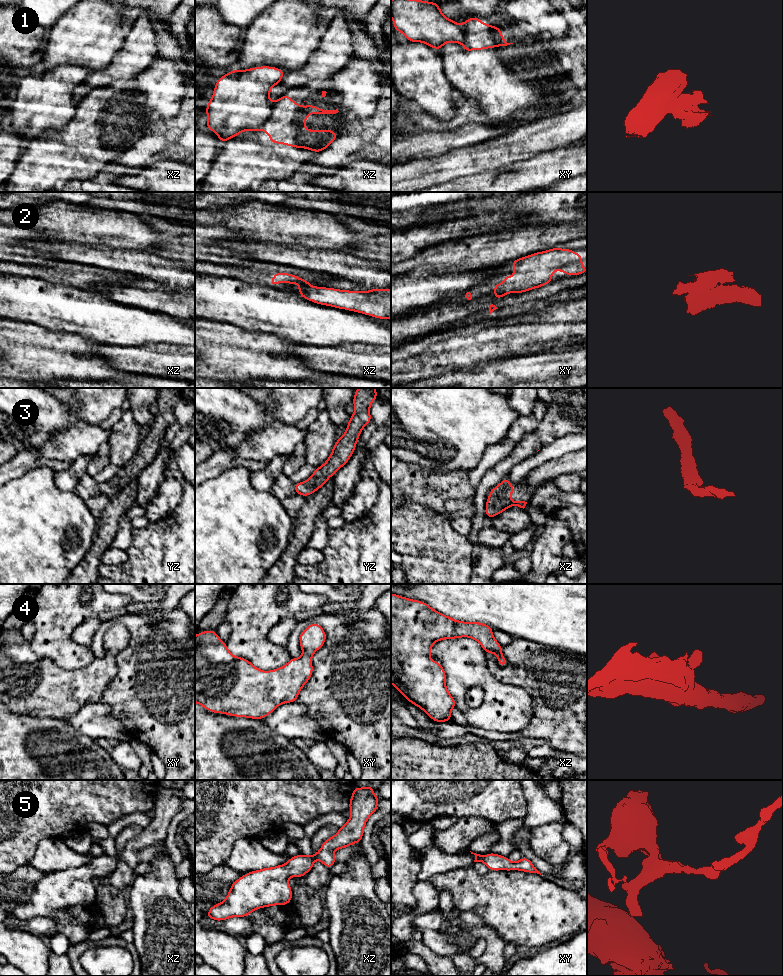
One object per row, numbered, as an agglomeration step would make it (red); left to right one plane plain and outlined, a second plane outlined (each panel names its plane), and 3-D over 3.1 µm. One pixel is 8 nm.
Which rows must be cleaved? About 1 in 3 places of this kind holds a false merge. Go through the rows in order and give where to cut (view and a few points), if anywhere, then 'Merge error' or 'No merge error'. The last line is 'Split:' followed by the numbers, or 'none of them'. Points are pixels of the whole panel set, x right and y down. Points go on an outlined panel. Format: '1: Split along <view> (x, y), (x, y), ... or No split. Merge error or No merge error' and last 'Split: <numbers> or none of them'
1: Split along xz (272, 103), (272, 112), (259, 128). Merge error
2: Split along xz (299, 283), (308, 285). Merge error
3: No split. No merge error
4: No split. No merge error
5: No split. No merge error
Split: 1, 2

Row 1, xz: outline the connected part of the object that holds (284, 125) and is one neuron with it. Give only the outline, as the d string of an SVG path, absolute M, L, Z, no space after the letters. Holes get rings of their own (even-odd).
M286 93L272 103L272 113L261 125L260 130L269 133L271 143L305 148L319 153L328 148L339 135L335 130L308 130L302 126L306 124L309 114L338 112L338 109L323 110L316 105L300 106Z

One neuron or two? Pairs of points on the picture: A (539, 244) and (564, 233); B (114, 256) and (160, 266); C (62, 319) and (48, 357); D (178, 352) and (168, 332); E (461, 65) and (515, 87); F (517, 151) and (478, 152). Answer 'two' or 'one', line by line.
A: one
B: one
C: two
D: two
E: one
F: one

